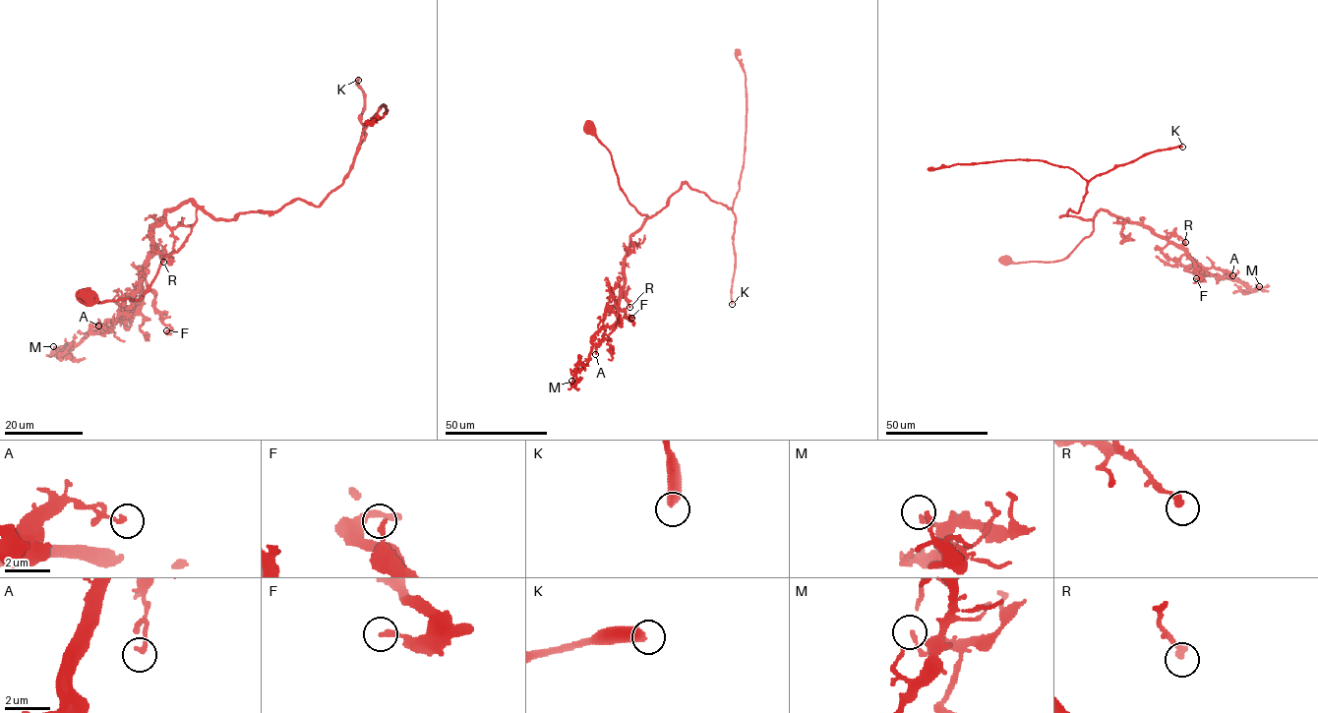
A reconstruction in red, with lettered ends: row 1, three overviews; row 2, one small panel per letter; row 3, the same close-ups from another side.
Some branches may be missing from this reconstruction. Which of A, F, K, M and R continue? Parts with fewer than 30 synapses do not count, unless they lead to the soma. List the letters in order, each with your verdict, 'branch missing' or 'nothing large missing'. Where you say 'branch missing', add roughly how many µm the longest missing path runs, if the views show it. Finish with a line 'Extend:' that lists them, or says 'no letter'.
A: nothing large missing
F: nothing large missing
K: branch missing; about 80 µm are missing
M: nothing large missing
R: nothing large missing
Extend: K

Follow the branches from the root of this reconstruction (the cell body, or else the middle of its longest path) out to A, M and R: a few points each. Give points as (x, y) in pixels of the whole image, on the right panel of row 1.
A: (1004, 260), (1062, 260), (1091, 234), (1094, 215), (1105, 209), (1172, 241), (1206, 272), (1232, 275)
M: (1004, 260), (1062, 260), (1105, 209), (1172, 241), (1206, 272), (1253, 291), (1259, 286)
R: (1004, 260), (1063, 260), (1091, 234), (1100, 209), (1185, 242)

